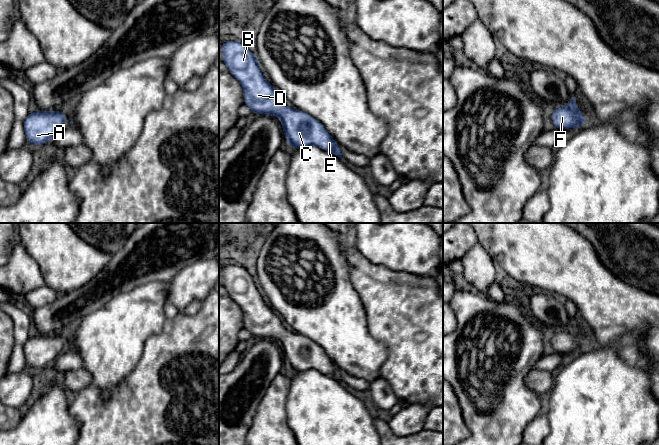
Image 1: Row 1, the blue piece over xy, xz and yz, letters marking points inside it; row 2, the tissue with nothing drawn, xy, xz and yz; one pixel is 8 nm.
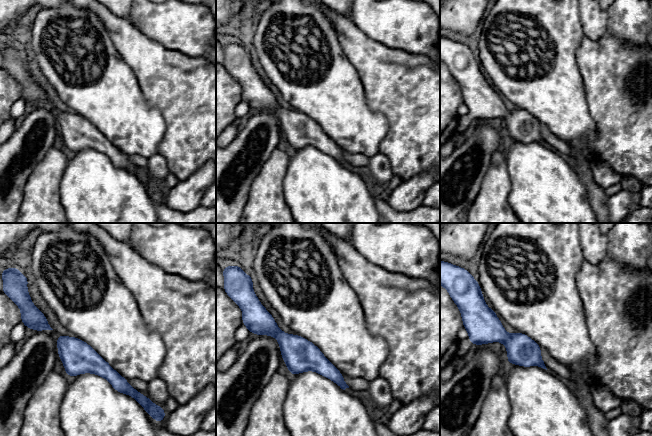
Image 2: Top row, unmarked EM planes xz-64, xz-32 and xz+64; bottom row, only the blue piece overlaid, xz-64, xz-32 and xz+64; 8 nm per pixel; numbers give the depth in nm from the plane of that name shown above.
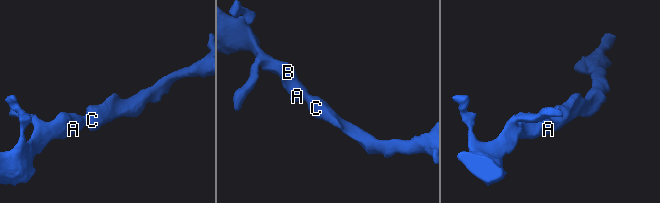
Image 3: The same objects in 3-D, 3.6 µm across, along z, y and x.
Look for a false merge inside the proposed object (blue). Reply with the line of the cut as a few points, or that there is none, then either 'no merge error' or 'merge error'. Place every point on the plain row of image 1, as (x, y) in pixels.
cut none; no merge error

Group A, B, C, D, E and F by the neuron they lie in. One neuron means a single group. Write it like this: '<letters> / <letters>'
A B C D E F

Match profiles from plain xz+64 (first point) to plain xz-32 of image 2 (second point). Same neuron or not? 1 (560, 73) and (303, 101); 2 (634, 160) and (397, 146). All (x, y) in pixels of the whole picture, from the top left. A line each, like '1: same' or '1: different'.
1: same
2: same

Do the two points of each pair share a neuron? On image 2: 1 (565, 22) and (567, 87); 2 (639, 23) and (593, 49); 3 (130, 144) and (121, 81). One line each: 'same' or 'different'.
1: same
2: different
3: same

